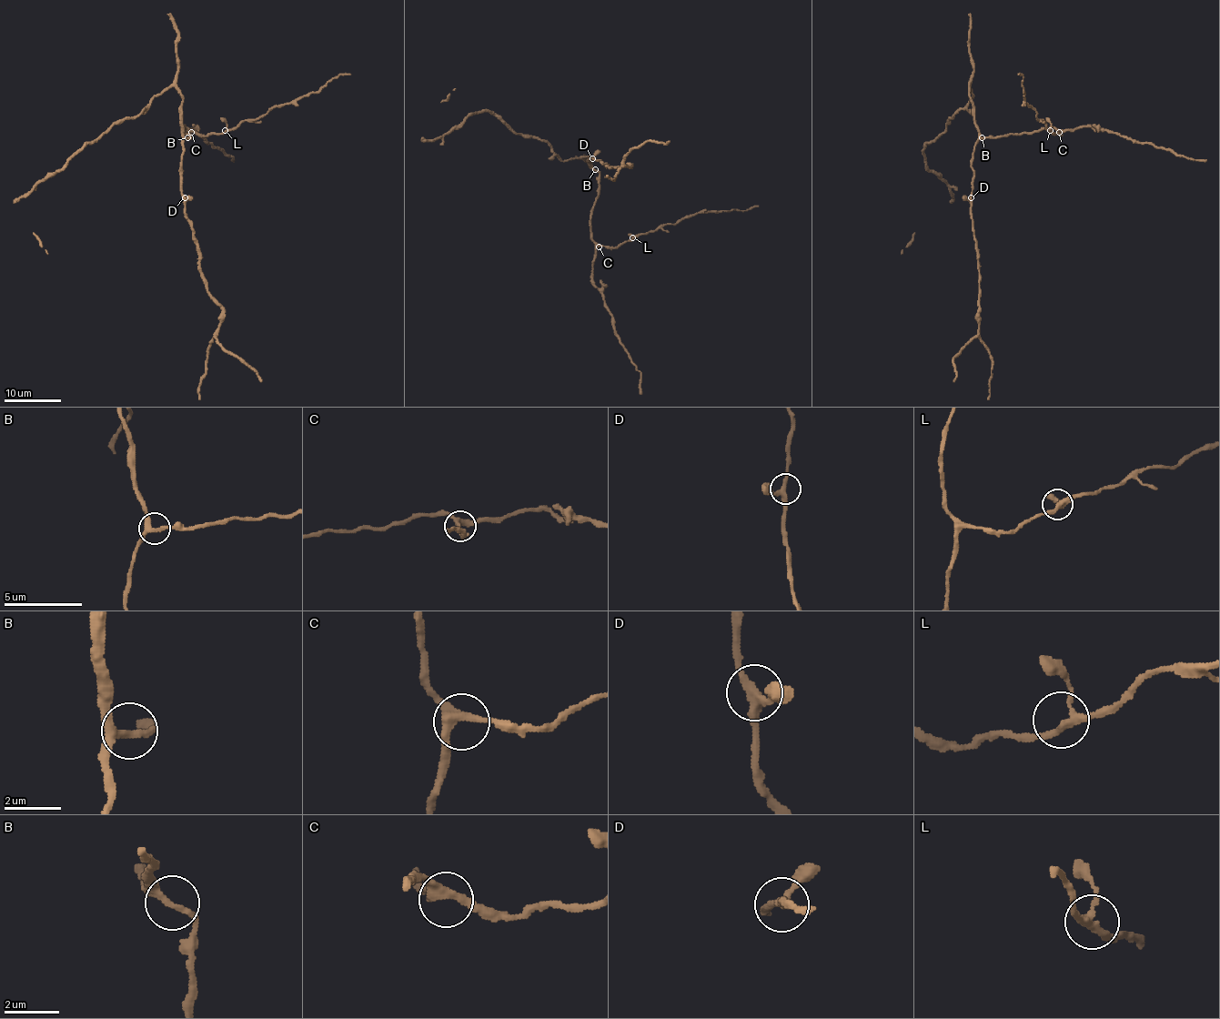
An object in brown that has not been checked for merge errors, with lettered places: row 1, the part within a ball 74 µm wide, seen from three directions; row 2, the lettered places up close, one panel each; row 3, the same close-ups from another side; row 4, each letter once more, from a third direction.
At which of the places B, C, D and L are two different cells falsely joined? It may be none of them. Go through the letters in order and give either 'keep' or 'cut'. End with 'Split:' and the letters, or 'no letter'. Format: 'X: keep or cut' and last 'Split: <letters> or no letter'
B: keep
C: keep
D: keep
L: keep
Split: no letter

